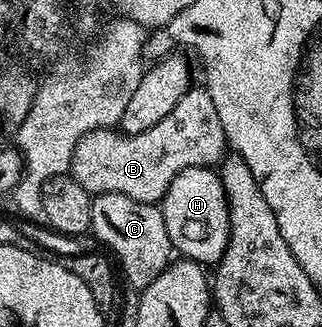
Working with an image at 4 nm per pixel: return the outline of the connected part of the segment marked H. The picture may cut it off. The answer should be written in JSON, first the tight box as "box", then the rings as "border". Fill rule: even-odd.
{"box":[161,165,231,267],"border":[[[206,165],[185,167],[185,171],[175,176],[173,183],[169,183],[161,208],[172,250],[186,260],[197,261],[204,267],[218,265],[225,255],[231,234],[231,212],[218,172]]]}

